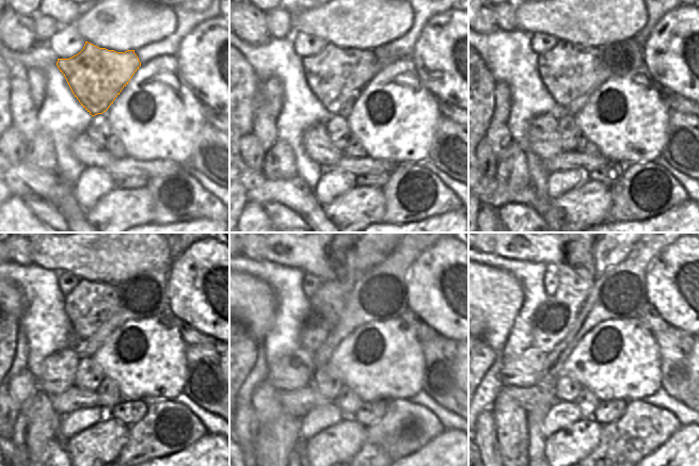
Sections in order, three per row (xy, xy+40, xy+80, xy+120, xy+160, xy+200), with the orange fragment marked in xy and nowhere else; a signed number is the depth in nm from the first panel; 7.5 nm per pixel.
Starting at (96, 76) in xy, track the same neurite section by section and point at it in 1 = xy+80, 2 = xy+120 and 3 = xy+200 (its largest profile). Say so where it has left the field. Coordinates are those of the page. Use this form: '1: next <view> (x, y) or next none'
1: next xy+80 (569, 70)
2: next xy+120 (90, 304)
3: next xy+200 (588, 280)

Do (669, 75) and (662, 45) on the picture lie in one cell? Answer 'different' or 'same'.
same

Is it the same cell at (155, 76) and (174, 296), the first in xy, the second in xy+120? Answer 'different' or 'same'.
different

